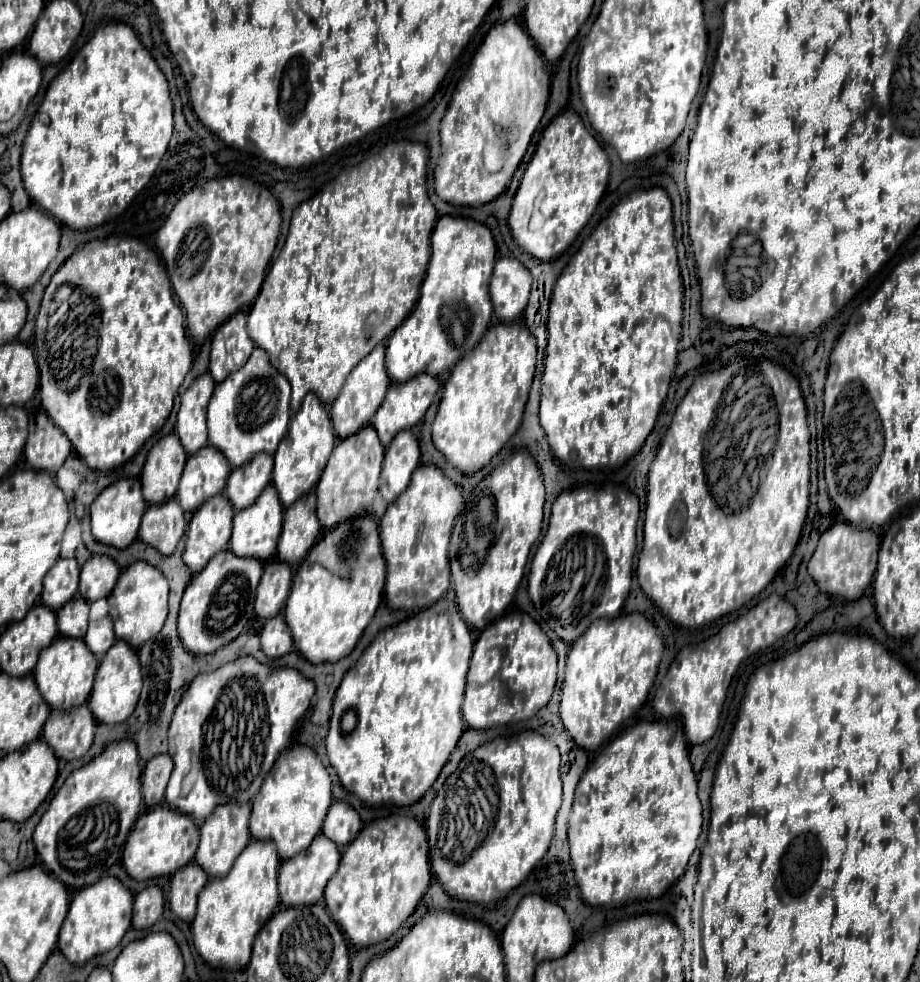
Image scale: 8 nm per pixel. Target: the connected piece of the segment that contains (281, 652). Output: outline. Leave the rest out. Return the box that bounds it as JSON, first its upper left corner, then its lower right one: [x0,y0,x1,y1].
[260,614,294,660]

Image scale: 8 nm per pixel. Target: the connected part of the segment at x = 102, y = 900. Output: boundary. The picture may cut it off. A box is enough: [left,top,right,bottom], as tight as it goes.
[58,876,132,966]

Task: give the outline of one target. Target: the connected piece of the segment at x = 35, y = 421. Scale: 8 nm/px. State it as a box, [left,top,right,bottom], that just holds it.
[24,414,72,474]

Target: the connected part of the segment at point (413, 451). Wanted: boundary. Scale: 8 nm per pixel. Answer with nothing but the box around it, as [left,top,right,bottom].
[380,430,420,504]

